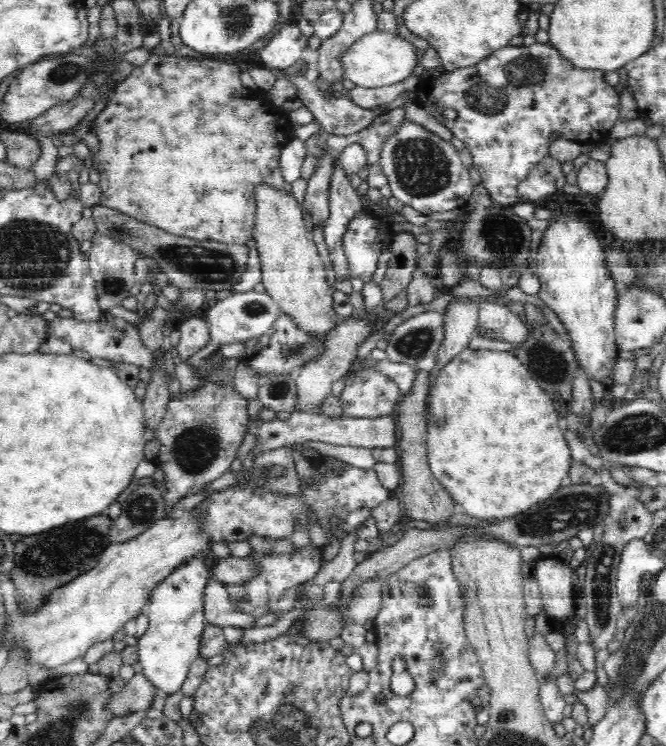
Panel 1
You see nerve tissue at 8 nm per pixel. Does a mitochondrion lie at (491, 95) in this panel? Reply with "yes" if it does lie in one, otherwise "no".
yes

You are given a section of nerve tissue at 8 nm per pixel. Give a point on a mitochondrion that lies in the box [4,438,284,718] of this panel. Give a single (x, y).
(67, 552)

